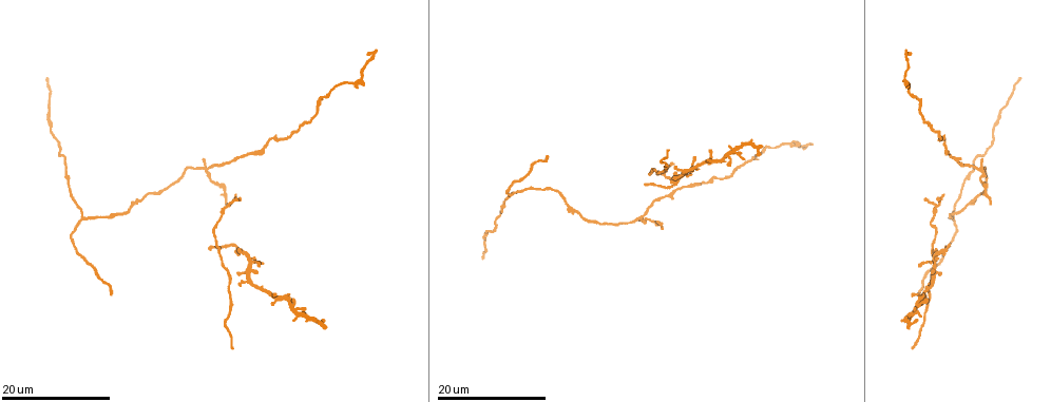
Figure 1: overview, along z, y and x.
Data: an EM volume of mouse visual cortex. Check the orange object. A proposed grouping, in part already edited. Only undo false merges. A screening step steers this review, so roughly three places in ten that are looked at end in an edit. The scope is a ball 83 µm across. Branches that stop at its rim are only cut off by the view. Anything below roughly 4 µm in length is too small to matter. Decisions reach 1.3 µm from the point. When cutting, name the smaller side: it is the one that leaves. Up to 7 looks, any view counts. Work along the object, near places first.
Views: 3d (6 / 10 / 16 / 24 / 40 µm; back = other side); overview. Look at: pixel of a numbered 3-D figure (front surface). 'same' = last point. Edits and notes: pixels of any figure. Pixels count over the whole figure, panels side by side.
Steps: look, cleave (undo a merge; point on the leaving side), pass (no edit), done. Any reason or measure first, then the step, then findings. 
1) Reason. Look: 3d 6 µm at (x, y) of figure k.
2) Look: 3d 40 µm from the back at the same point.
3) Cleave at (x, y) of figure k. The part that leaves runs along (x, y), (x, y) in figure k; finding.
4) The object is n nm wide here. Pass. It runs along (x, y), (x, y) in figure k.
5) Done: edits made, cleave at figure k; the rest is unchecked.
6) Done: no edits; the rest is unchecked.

Side arm on a straight run. Look: 3d 24 µm at (231, 282) of figure 1.

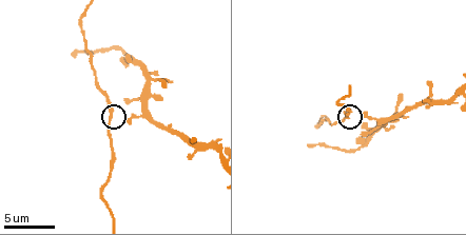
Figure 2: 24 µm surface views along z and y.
Look: 3d 10 µm at (109, 120) of figure 2.

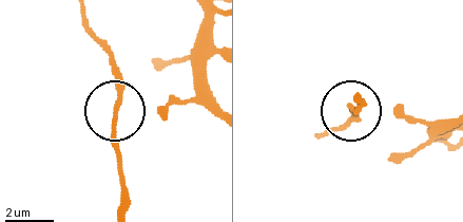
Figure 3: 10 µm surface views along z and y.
The side arm is 15 µm long. Pass. It runs along (80, 14), (87, 33), (109, 57), (117, 87), (117, 170) in figure 3; all the same cell.

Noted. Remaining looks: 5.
Calibre changes. Look: 3d 10 µm at (127, 51) of figure 2.

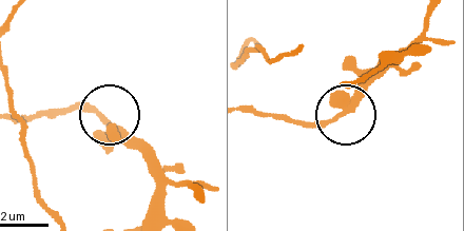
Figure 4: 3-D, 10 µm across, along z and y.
Pass. One cell here.

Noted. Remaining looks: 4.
Look: 3d 24 µm at (81, 217) of figure 1.

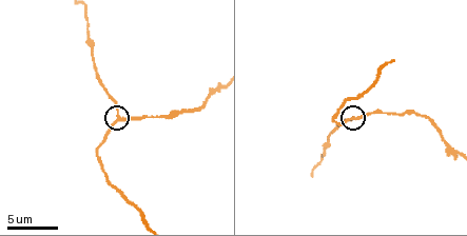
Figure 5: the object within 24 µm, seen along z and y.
Look: 3d 6 µm at (116, 117) of figure 5.

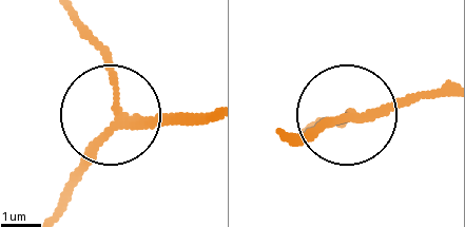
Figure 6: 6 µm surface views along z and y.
3 arms meet here. Pass. It runs along (445, 97), (288, 137) in figure 6; continuous, no second cell.

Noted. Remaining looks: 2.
Four or more arms meet. Look: 3d 6 µm at (152, 80) of figure 2.

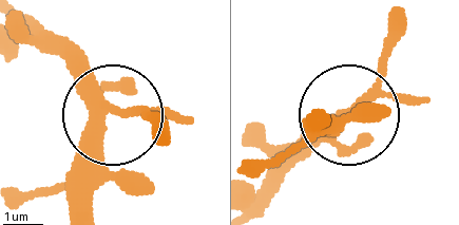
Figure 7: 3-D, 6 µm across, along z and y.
The object is 290 nm wide here. Pass. It runs along (74, 216), (84, 145), (118, 115), (161, 115) in figure 7; continuous, no second cell.

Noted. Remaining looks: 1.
Done: no edits; the rest is unchecked.

